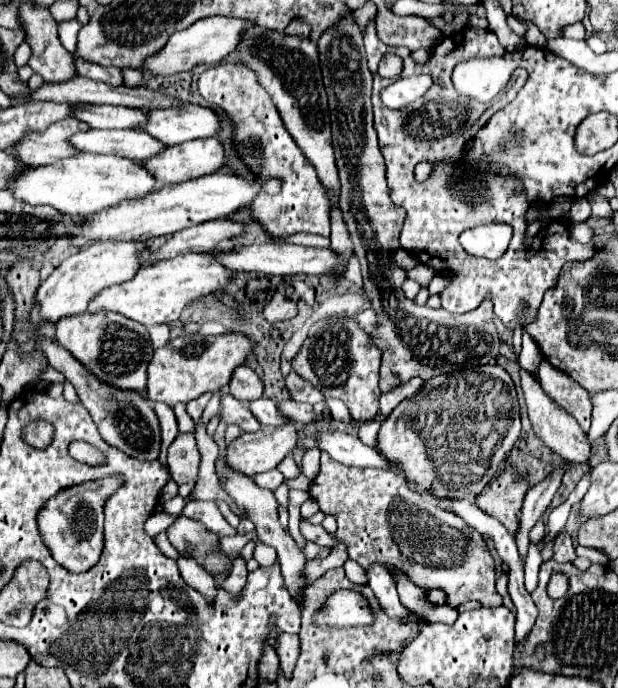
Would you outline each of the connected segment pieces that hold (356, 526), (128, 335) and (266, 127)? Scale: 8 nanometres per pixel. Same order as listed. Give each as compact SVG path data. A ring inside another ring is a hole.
M321 454L321 470L311 486L311 498L319 504L319 508L327 514L335 514L337 532L335 540L347 546L347 554L361 568L369 568L371 564L381 564L387 570L403 572L413 584L423 590L443 590L447 606L457 608L467 600L477 600L481 606L499 606L501 596L495 590L495 562L491 552L487 550L485 538L471 526L465 524L457 514L449 510L441 510L437 504L425 504L425 496L415 492L403 476L393 470L379 468L349 468Z
M85 312L83 316L59 320L53 340L71 352L87 370L93 372L95 378L99 378L103 384L109 384L119 390L131 390L145 394L147 384L147 364L151 360L151 340L147 334L147 328L143 324L137 324L125 316L111 314L111 312L97 312L97 316L91 316Z
M221 62L201 74L201 96L207 102L213 102L217 108L221 108L233 120L233 146L243 164L261 182L271 178L281 180L283 188L279 194L261 192L251 200L247 208L251 210L253 220L259 222L263 230L275 238L291 236L295 232L311 232L329 238L331 222L327 214L325 188L323 184L319 184L319 178L315 176L315 168L311 166L311 162L303 156L303 152L283 126L281 116L271 96L259 84L257 74L247 64Z

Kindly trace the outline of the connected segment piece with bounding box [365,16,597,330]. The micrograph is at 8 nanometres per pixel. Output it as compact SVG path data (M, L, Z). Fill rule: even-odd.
M375 16L367 22L365 32L365 50L367 50L367 62L369 70L373 72L373 112L375 112L375 130L379 134L379 148L385 156L385 168L387 168L387 182L391 190L391 200L405 208L407 218L399 236L399 242L405 250L413 254L427 252L433 258L439 258L443 268L435 268L435 272L451 272L451 280L445 286L445 290L439 294L441 304L447 312L453 314L465 314L475 310L481 300L487 296L495 304L495 314L503 322L505 328L515 330L515 326L527 326L535 320L537 308L541 304L541 298L547 290L555 288L559 280L559 272L565 262L585 262L593 258L597 252L597 246L593 242L579 244L575 238L571 238L571 226L567 222L553 222L553 226L547 226L541 230L541 236L529 236L527 234L527 210L529 200L523 190L523 184L515 180L515 176L503 176L503 174L489 174L489 182L485 186L471 186L471 182L455 182L459 172L459 154L463 148L475 138L477 130L499 110L507 106L516 98L519 90L528 78L528 73L523 68L517 68L503 90L483 108L471 108L471 110L457 110L451 124L451 110L459 104L459 94L453 88L451 72L457 64L457 58L467 56L503 56L506 51L499 43L494 32L476 27L467 27L457 34L445 36L431 50L431 56L425 64L417 64L411 58L411 50L403 46L387 46L377 38L375 30ZM385 52L399 54L405 60L405 76L413 76L415 72L429 74L433 78L433 86L427 92L427 100L421 102L423 112L427 106L427 112L431 108L431 116L435 116L435 122L421 122L421 106L413 106L413 110L391 110L381 102L381 90L391 84L393 80L381 78L377 74L377 64L383 58ZM427 162L431 168L435 168L433 176L427 182L415 180L415 166ZM481 224L509 224L513 228L513 238L507 248L507 252L497 260L487 258L475 258L469 256L459 243L459 236L467 228L475 228ZM527 308L527 314L523 318L521 312Z

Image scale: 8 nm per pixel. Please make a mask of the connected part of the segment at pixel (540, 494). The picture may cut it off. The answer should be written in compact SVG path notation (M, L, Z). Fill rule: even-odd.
M555 466L555 472L545 478L541 484L531 488L525 496L521 514L519 514L519 528L515 532L515 544L519 548L519 554L527 558L527 548L529 548L529 532L531 528L545 516L547 508L553 502L555 492L561 486L561 476L565 472L565 466Z

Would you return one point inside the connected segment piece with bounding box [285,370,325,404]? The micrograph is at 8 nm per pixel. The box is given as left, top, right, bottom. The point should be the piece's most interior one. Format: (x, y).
(299, 389)

